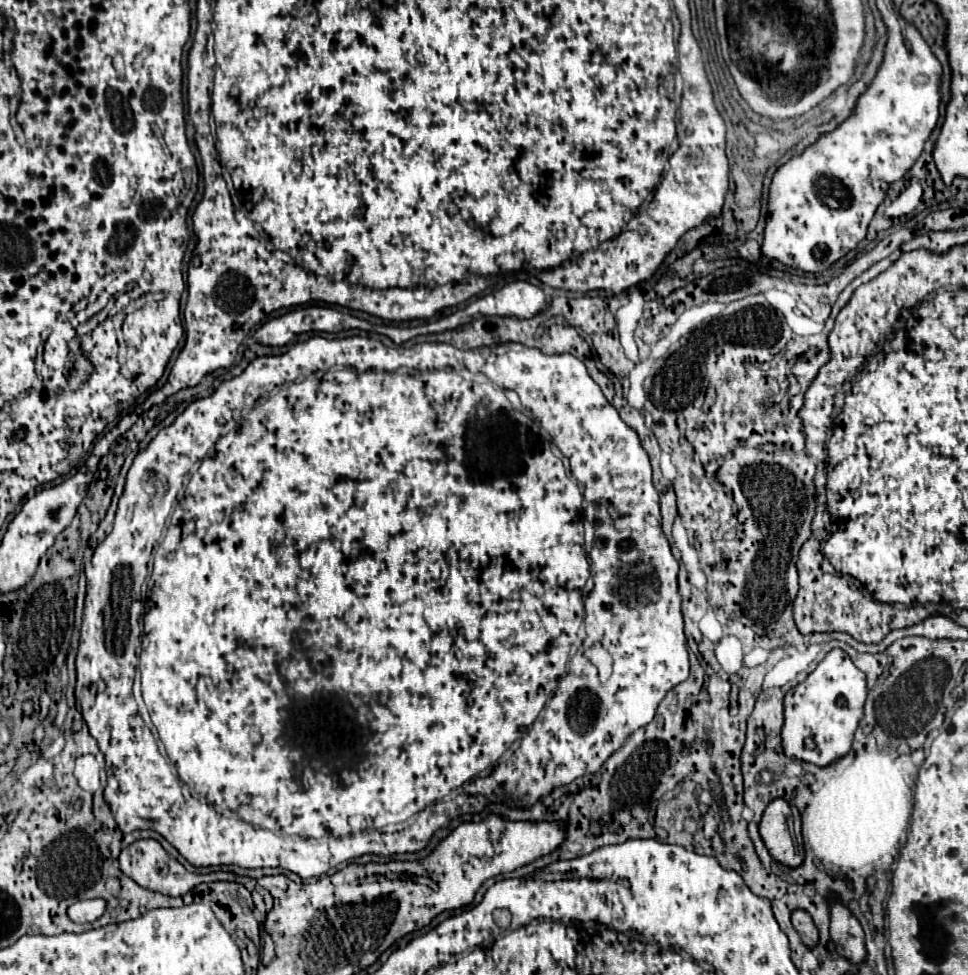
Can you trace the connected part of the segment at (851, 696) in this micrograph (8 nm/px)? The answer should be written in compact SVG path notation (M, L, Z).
M829 651L817 669L785 695L785 725L781 731L785 755L817 767L829 767L845 757L851 751L853 735L863 717L865 699L865 673L853 665L845 651Z

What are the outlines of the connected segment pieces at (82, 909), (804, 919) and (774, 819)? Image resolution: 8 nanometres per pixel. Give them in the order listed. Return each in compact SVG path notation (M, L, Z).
M85 899L69 905L67 915L75 923L93 923L107 911L105 899Z
M795 909L791 913L791 923L793 923L793 927L797 929L797 933L801 935L801 941L807 947L815 947L817 945L819 933L817 933L817 927L815 927L813 919L809 917L809 913L805 913L803 909Z
M773 799L759 823L759 833L771 857L787 867L799 867L805 851L801 837L801 815L785 799Z

